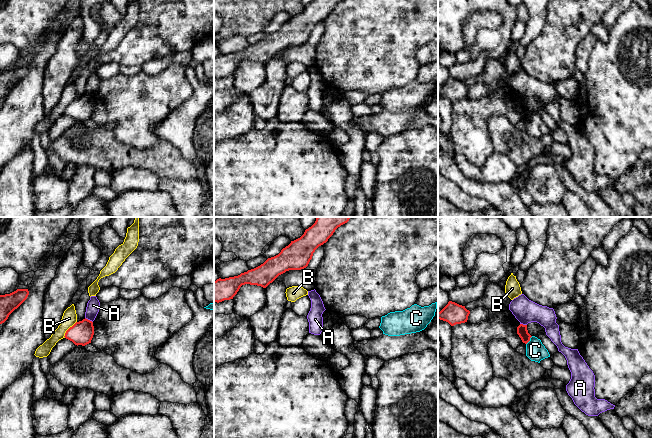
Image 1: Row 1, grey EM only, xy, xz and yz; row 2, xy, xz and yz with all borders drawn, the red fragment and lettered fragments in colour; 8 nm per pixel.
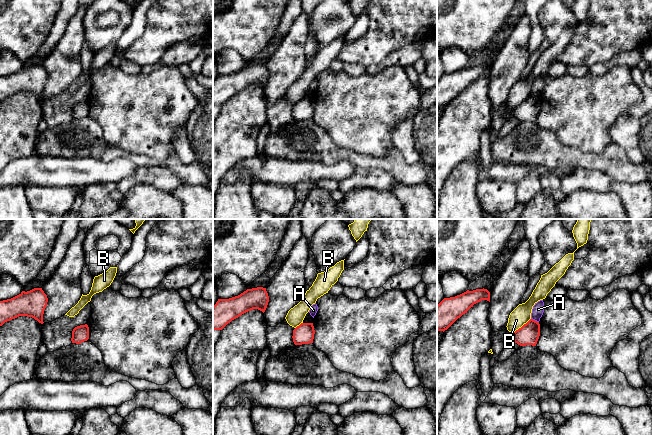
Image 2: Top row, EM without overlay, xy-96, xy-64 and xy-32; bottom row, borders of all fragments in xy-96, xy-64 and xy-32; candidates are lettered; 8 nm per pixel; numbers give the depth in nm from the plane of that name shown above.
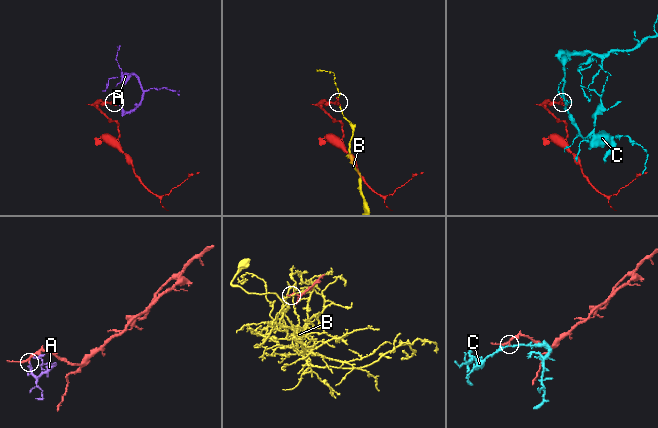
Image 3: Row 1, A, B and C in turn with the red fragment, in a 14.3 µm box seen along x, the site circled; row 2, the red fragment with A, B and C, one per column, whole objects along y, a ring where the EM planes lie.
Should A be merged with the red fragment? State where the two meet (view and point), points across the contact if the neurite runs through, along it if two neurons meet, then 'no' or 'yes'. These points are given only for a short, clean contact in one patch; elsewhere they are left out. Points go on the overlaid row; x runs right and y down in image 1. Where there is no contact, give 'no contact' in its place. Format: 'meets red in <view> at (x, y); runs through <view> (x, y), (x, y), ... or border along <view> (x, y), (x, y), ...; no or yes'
meets red in xy at (89, 320); border along xy (85, 317), (92, 322); no

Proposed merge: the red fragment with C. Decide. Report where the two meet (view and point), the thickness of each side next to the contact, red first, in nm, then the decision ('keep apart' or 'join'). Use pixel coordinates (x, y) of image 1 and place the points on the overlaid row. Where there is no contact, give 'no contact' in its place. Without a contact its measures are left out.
contact yz (529, 340); calibres 90 and 160 nm; keep apart

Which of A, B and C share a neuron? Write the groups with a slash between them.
A / B / C

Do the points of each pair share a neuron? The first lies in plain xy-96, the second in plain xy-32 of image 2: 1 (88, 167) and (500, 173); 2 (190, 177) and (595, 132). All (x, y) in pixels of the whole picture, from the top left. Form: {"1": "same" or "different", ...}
{"1": "same", "2": "different"}

